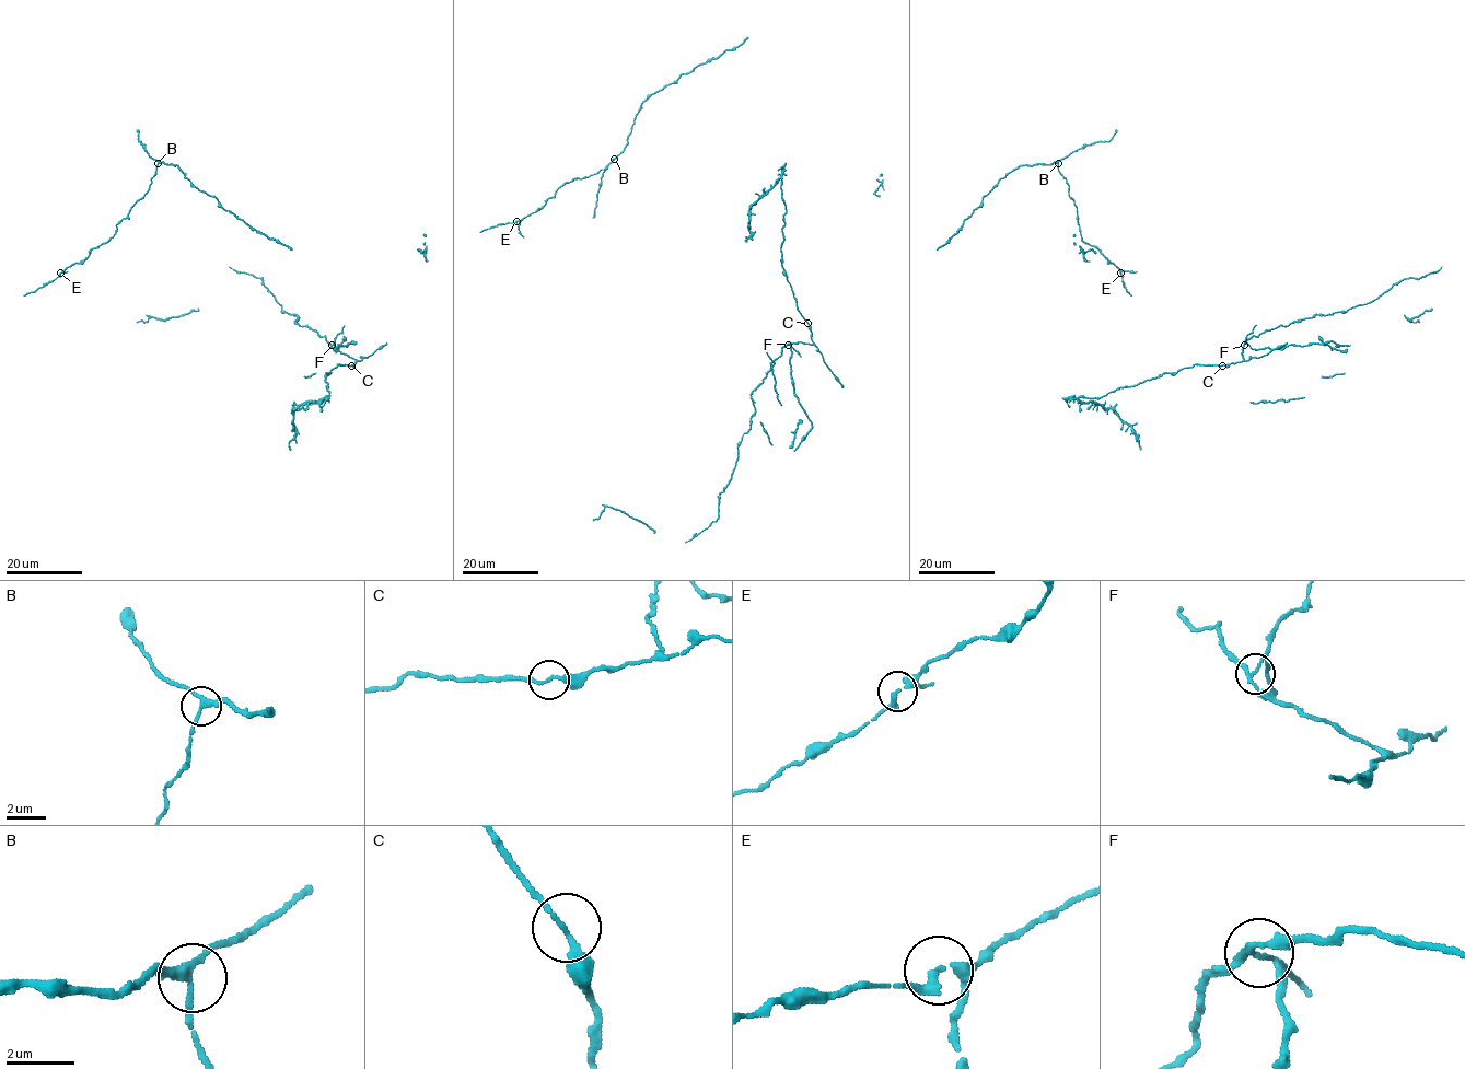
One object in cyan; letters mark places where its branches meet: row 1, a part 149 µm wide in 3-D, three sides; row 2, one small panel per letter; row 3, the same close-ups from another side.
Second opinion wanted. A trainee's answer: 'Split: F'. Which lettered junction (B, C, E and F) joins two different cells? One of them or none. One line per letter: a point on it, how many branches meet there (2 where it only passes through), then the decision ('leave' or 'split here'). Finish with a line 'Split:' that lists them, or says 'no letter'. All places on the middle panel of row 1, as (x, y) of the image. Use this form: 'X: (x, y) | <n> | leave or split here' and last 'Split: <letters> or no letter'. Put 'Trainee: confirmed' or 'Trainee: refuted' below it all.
B: (614, 159) | 3 | leave
C: (807, 323) | 2 | leave
E: (516, 221) | 3 | leave
F: (788, 345) | 3 | split here
Split: F
Trainee: confirmed

